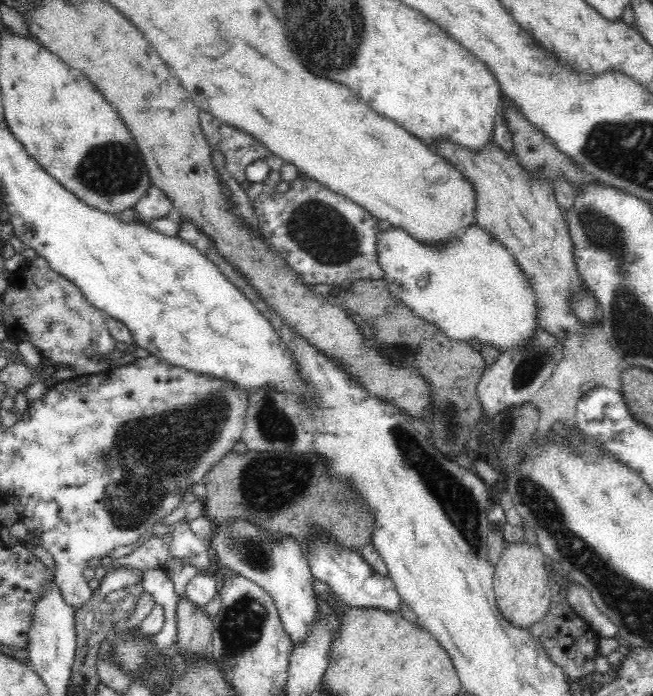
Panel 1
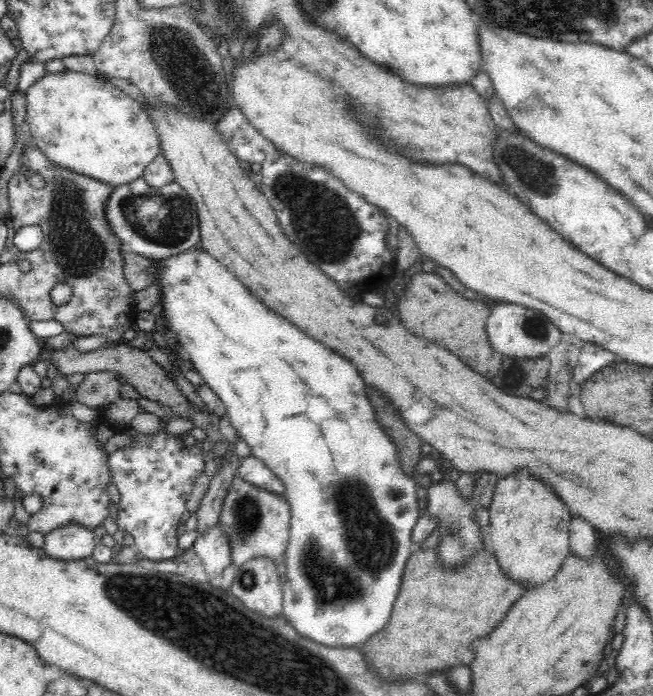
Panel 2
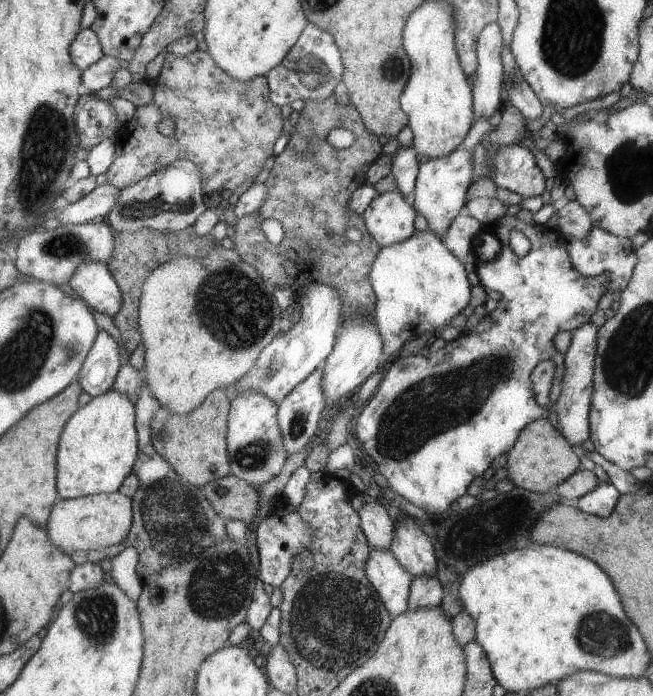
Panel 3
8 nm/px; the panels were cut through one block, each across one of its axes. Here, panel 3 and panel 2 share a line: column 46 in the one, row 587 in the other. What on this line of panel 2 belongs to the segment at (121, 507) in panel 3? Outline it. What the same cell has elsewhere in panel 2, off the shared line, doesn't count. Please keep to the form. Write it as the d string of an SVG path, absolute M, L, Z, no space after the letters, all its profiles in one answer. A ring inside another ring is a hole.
M519 471L498 478L488 509L487 541L509 579L527 588L552 580L570 553L569 525L574 517L555 492L526 471Z

